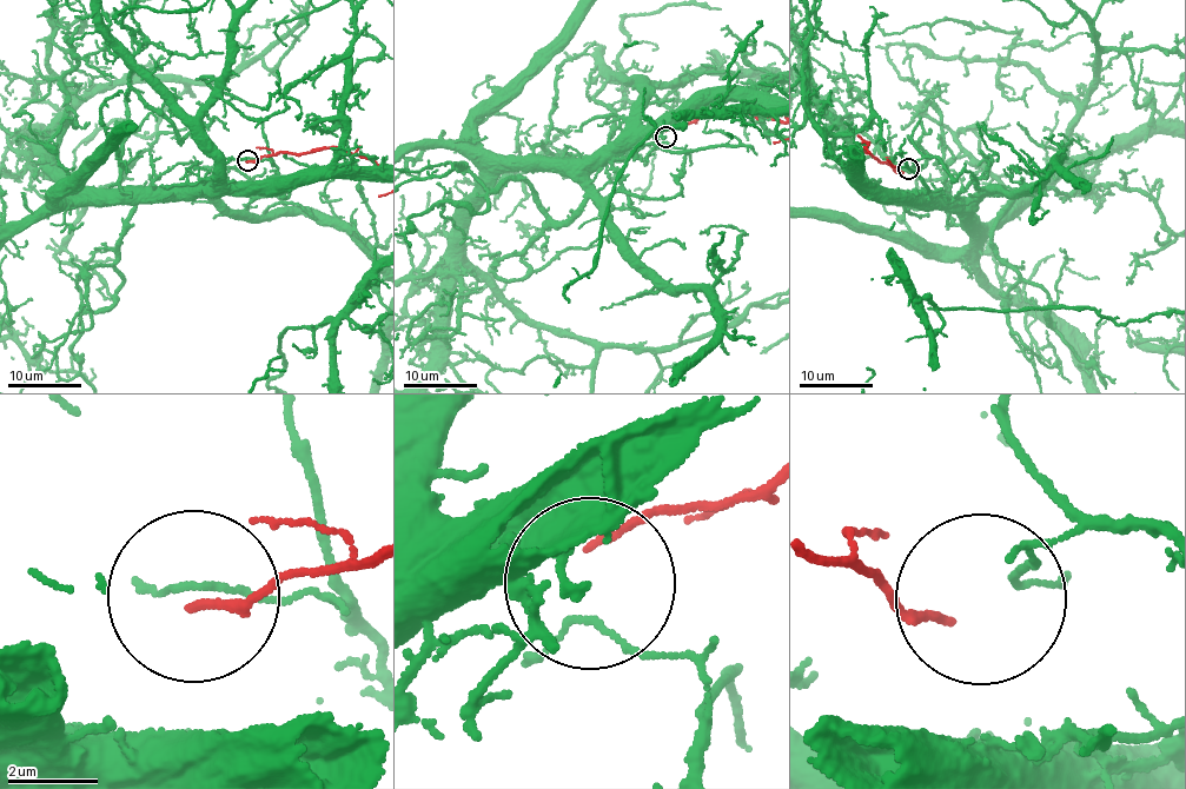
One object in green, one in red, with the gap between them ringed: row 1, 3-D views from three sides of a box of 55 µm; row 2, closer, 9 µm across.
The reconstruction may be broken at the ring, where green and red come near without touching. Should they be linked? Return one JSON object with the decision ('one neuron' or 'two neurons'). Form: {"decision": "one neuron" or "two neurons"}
{"decision": "two neurons"}

